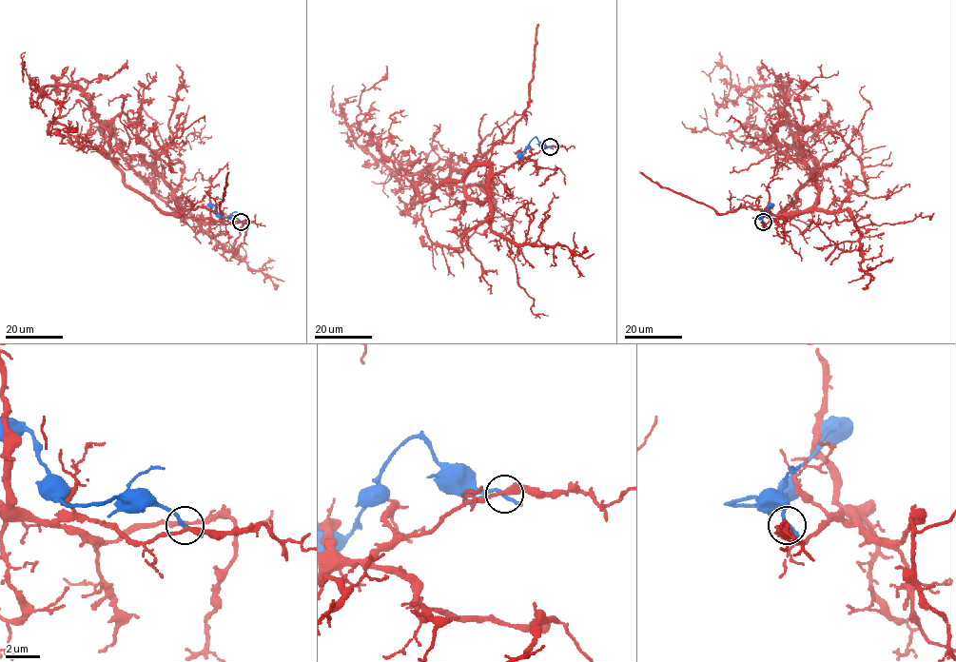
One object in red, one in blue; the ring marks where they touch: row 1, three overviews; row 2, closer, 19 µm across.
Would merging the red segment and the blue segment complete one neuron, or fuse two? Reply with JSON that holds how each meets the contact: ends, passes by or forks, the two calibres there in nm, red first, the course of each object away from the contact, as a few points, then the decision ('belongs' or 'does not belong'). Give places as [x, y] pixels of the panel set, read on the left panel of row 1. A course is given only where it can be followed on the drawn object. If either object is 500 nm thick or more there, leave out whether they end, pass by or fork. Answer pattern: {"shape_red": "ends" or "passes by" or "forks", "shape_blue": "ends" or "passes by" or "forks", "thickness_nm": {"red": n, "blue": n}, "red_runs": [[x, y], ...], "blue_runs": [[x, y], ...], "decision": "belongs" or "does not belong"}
{"shape_red": "passes by", "shape_blue": "passes by", "thickness_nm": {"red": 280, "blue": 200}, "red_runs": [[240, 222], [165, 214], [126, 184], [107, 157], [108, 131], [82, 90], [38, 88], [22, 66], [23, 71]], "blue_runs": [[240, 222], [228, 216], [220, 217], [216, 207], [207, 204]], "decision": "does not belong"}

